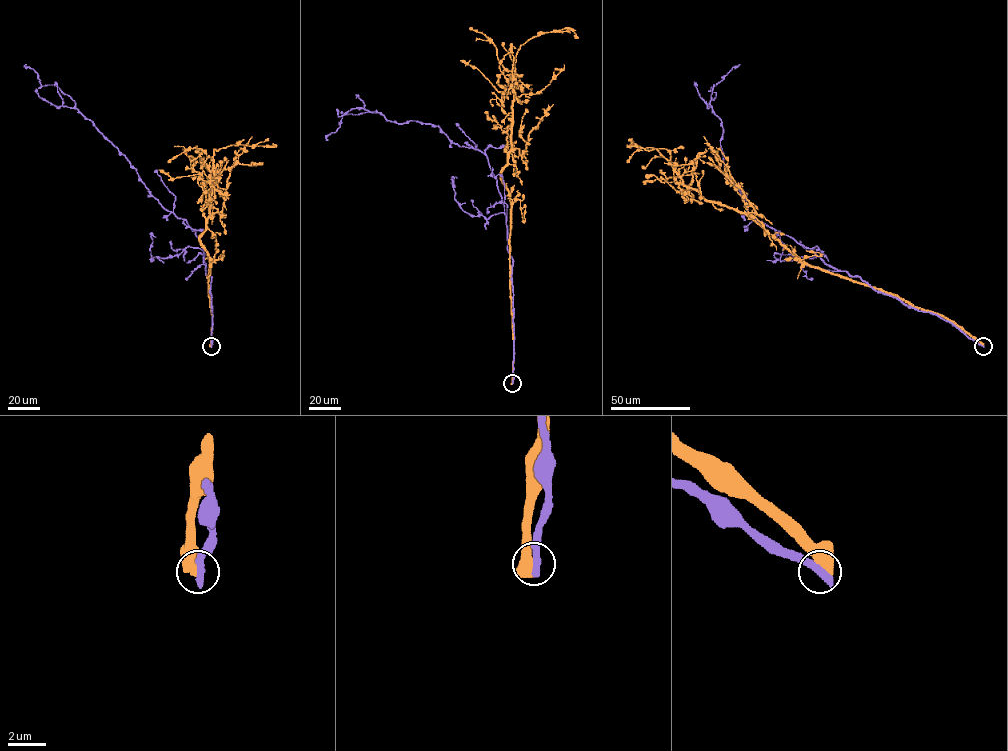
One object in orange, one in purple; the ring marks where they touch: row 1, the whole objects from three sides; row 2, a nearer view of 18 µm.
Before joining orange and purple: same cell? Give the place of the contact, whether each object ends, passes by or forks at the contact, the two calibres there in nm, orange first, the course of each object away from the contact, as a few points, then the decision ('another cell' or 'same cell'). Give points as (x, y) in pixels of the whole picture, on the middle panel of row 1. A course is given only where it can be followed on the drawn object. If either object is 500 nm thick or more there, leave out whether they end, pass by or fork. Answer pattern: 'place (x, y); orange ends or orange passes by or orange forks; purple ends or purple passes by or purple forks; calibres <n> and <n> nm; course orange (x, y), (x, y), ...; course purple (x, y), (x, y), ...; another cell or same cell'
place (512, 383); calibres 650 and 500 nm; course orange (512, 383), (510, 196), (501, 170), (511, 148), (515, 57), (520, 46), (542, 34), (568, 28), (577, 38); course purple (512, 383), (512, 260), (487, 157), (453, 143), (438, 125), (398, 123), (376, 110), (344, 114), (327, 139); another cell

